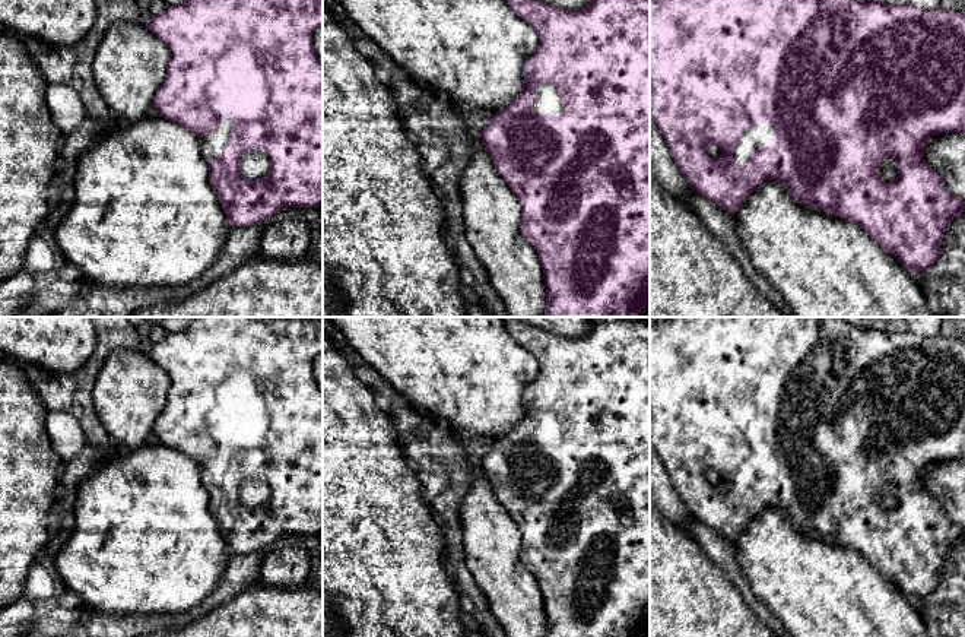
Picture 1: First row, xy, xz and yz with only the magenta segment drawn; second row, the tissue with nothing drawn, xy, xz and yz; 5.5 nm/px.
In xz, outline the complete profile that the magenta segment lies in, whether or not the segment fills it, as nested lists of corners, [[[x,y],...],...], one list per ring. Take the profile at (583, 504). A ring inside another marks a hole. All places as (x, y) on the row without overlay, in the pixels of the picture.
[[[504,317],[508,333],[537,359],[539,374],[524,390],[524,415],[521,421],[510,432],[495,438],[488,453],[477,463],[491,482],[498,501],[521,530],[521,561],[537,580],[543,596],[547,624],[546,637],[647,637],[650,633],[650,326],[645,321],[622,320],[619,317],[588,317],[588,323],[588,332],[578,339],[572,339],[533,327],[518,317]]]

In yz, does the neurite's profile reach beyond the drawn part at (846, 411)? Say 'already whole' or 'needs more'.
needs more

